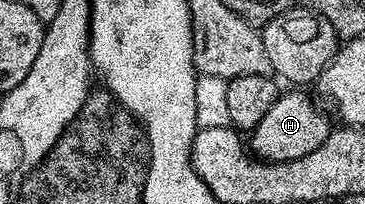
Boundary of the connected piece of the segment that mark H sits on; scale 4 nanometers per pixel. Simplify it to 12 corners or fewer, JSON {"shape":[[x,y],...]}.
{"shape":[[278,94],[252,131],[256,158],[295,161],[327,141],[329,119],[304,95]]}

